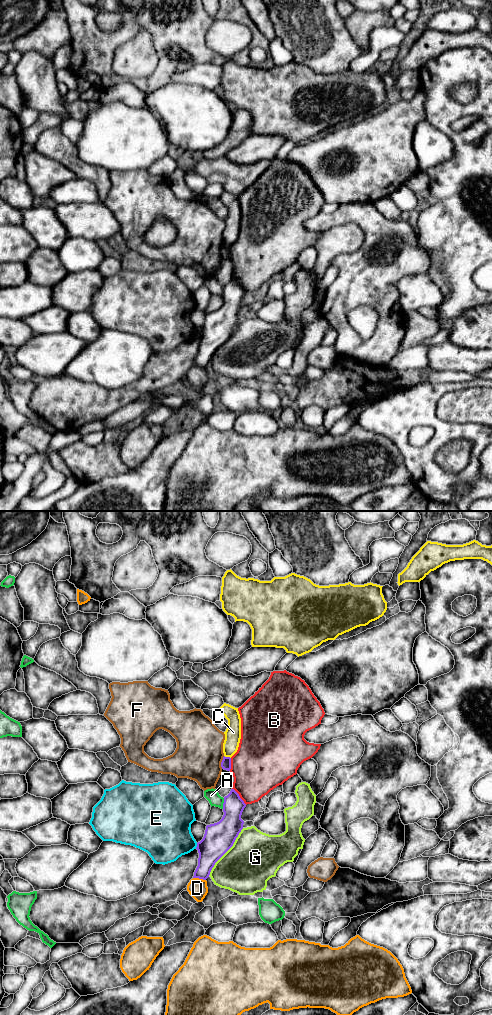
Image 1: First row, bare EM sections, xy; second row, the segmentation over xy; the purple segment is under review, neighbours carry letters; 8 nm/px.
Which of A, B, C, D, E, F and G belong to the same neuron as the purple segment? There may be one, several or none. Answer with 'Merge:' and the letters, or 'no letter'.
Merge: no letter

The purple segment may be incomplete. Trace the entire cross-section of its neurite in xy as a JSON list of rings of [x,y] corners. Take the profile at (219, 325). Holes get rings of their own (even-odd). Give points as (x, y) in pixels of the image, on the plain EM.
[[[234,277],[224,285],[222,307],[207,313],[203,327],[197,331],[199,346],[193,366],[206,368],[215,351],[233,334],[243,317],[241,303],[245,295]]]

